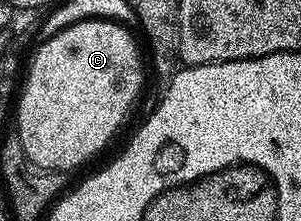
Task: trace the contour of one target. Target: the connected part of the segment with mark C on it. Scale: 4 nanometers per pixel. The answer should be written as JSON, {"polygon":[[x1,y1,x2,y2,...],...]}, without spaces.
{"polygon":[[80,21,39,44,26,73,26,86,21,86,16,97,16,132,33,165,55,171,78,169,113,139,142,89,142,57,129,31,117,21]]}

